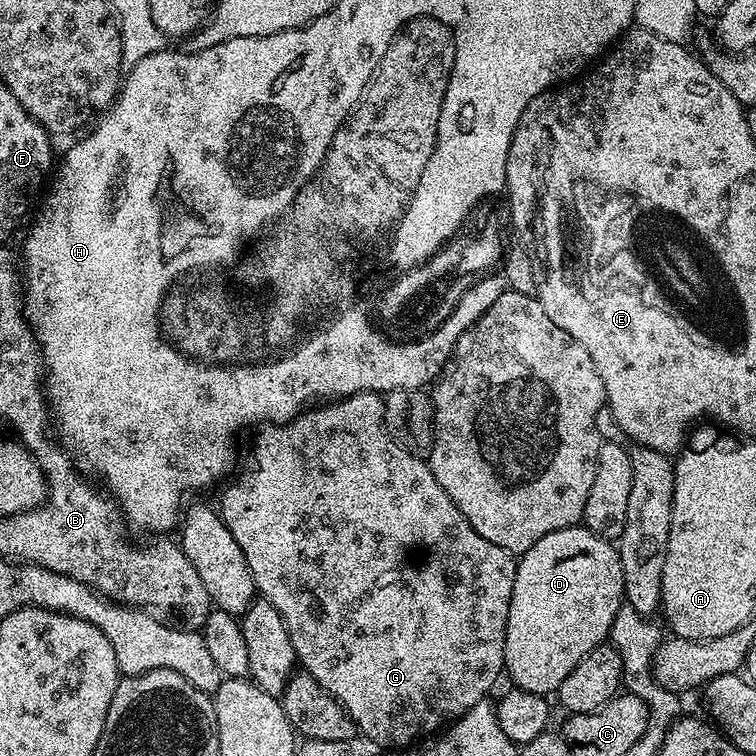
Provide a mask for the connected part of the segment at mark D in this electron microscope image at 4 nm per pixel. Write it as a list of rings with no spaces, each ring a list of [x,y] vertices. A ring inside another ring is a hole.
[[[583,526],[554,530],[546,538],[538,538],[530,550],[519,553],[516,561],[514,590],[510,594],[510,614],[506,618],[506,650],[504,672],[517,688],[530,694],[547,697],[562,686],[566,674],[609,639],[614,622],[624,599],[624,571],[620,553],[613,541],[594,534]]]

